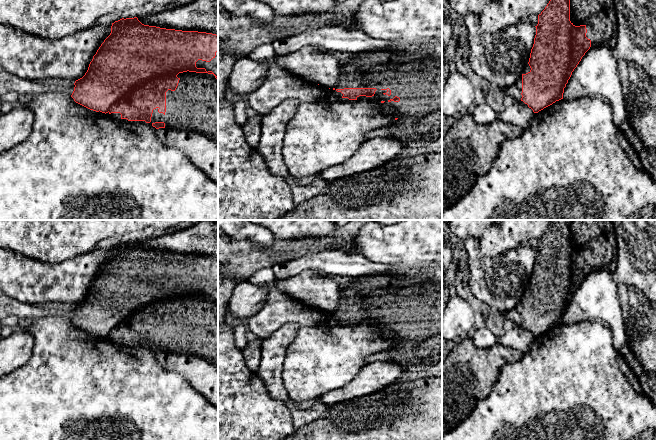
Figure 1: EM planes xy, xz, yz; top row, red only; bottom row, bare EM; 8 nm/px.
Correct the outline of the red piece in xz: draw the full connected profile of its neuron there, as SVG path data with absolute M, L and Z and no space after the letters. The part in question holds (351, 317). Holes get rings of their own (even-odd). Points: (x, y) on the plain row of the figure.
M344 312L336 313L337 316L343 318L342 322L348 322L349 324L357 324L359 320L372 321L375 318L376 312Z

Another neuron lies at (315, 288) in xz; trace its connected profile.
M309 269L285 280L273 279L274 286L307 305L333 313L340 299L341 286L326 273Z

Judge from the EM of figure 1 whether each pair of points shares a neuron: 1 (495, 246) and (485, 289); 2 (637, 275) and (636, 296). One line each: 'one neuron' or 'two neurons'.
1: two neurons
2: two neurons

